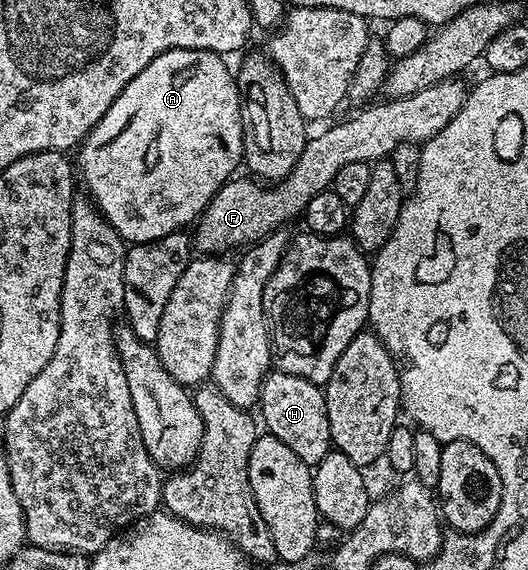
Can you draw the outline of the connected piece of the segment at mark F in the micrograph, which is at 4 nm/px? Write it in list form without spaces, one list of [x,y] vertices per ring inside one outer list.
[[[460,78],[443,80],[434,86],[426,86],[426,90],[418,90],[418,94],[397,100],[385,99],[384,104],[372,102],[361,107],[345,124],[336,124],[309,138],[302,156],[294,162],[294,170],[290,170],[284,180],[269,184],[252,178],[226,181],[198,217],[196,236],[194,232],[195,251],[200,254],[224,254],[229,251],[227,248],[235,244],[254,244],[276,228],[287,225],[291,216],[299,217],[314,194],[329,191],[334,174],[338,174],[342,166],[347,166],[349,162],[371,165],[375,161],[389,159],[402,143],[420,146],[434,138],[434,134],[438,134],[438,130],[442,130],[442,126],[446,126],[458,110],[462,110],[469,94],[462,81]]]

